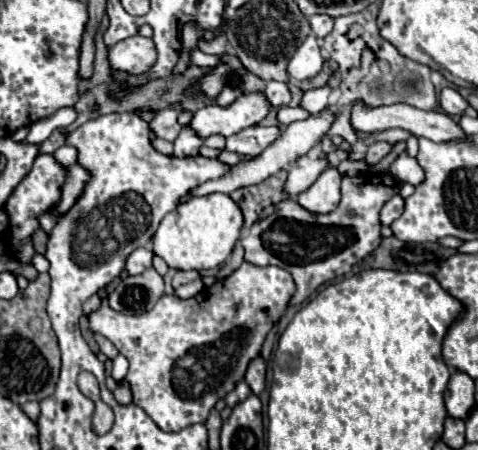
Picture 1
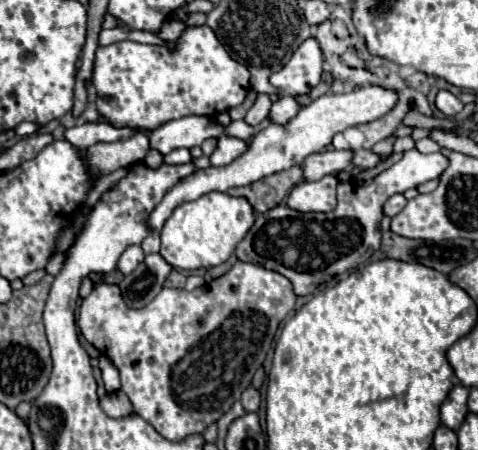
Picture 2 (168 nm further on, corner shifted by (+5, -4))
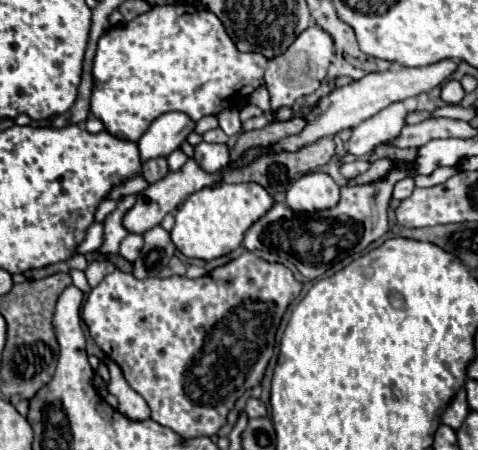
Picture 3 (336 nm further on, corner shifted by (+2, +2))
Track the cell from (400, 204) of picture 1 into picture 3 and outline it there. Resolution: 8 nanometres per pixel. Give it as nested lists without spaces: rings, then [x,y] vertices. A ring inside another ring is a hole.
[[[407,176],[407,178],[403,178],[403,180],[399,180],[399,182],[395,184],[393,198],[395,198],[395,200],[405,200],[407,196],[411,196],[413,188],[415,188],[415,182],[413,182],[411,176]]]

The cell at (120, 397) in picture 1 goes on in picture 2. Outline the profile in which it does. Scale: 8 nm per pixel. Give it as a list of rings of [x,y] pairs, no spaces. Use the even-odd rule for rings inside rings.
[[[122,390],[106,394],[100,400],[100,404],[102,404],[102,410],[112,418],[122,418],[122,416],[128,416],[132,412],[132,404],[130,404],[128,396]]]

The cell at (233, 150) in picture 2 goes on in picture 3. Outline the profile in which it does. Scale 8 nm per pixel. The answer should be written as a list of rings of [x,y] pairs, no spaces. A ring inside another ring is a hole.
[[[201,142],[195,146],[193,160],[205,170],[205,172],[219,172],[223,166],[229,164],[229,148],[225,144],[207,144]]]

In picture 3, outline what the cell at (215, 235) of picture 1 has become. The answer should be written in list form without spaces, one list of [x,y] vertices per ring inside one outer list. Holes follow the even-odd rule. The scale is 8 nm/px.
[[[217,182],[213,186],[201,188],[193,192],[177,210],[175,226],[171,230],[173,244],[187,258],[213,260],[225,256],[241,246],[243,234],[249,230],[249,226],[255,220],[259,220],[263,214],[271,210],[273,202],[275,202],[273,196],[255,182],[247,182],[247,184]]]

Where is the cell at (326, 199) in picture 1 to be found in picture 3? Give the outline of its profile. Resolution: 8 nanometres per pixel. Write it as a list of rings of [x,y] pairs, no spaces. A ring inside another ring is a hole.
[[[305,174],[287,190],[287,206],[295,212],[317,212],[339,202],[339,186],[329,174]]]

